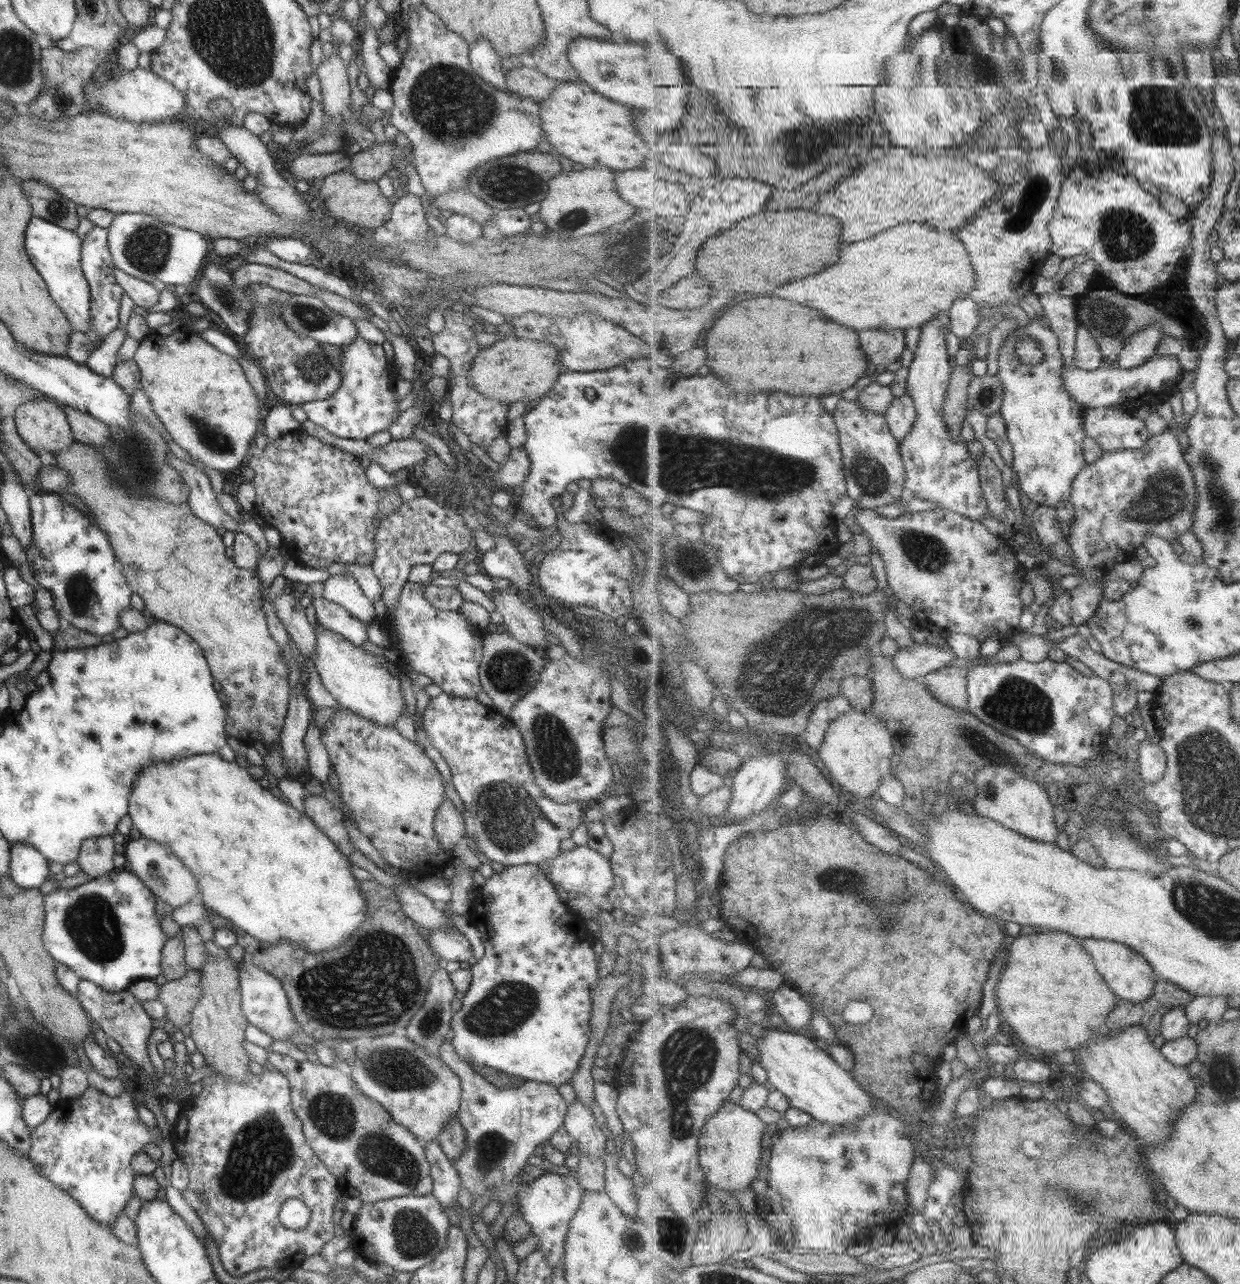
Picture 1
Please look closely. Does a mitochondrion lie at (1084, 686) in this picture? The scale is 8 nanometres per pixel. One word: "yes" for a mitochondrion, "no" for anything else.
no

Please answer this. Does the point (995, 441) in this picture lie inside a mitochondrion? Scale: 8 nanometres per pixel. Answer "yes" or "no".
no

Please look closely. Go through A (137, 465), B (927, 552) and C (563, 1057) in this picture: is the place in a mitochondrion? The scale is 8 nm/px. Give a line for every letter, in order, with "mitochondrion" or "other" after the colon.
A: mitochondrion
B: mitochondrion
C: other

